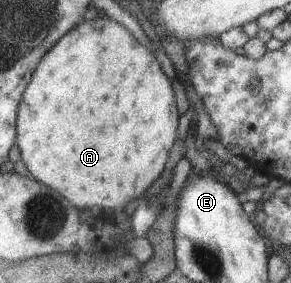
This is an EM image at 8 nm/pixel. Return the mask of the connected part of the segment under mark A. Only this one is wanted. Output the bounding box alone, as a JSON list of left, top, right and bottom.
[17,18,181,215]

